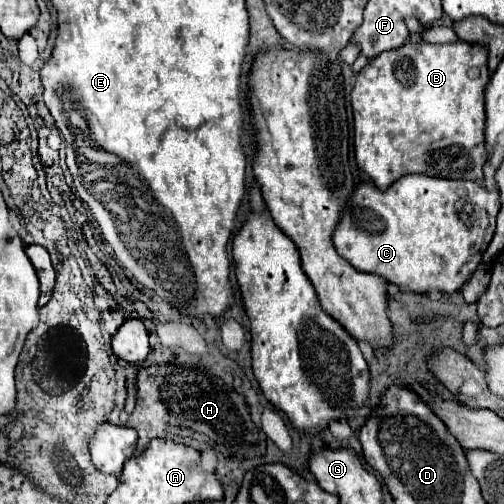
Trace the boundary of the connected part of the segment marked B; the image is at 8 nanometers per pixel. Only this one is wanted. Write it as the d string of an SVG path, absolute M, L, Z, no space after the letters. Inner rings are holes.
M465 41L449 45L405 43L395 51L379 53L359 71L351 91L351 107L355 119L355 161L359 169L365 171L381 191L409 173L461 179L469 167L469 179L481 179L485 163L483 89L487 81L487 49L483 45L471 45ZM471 67L481 71L477 79L467 75Z

